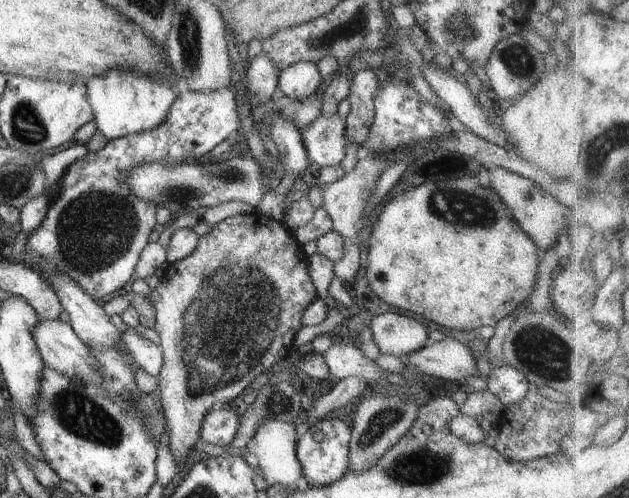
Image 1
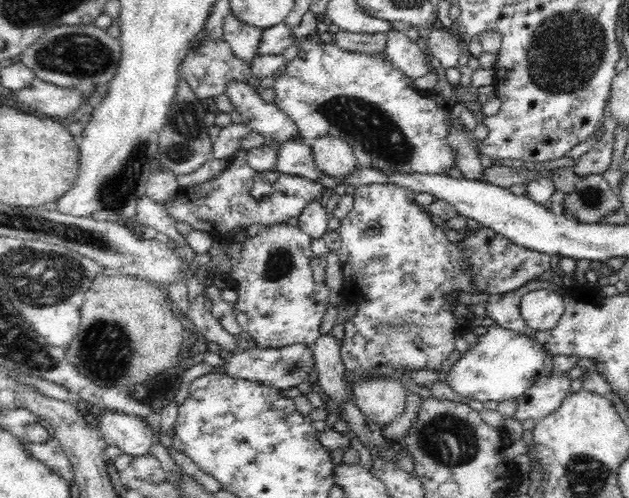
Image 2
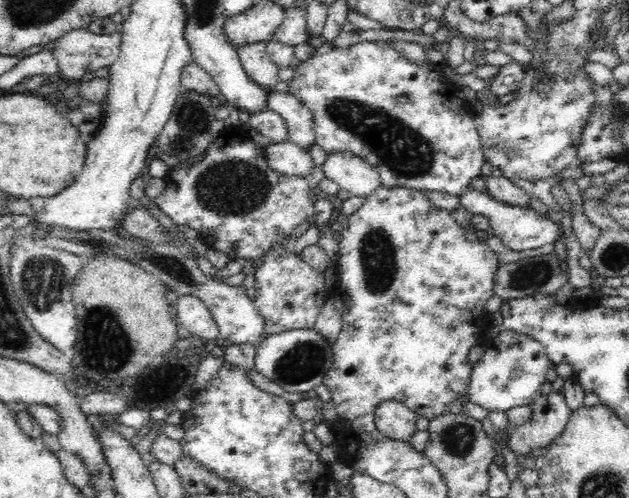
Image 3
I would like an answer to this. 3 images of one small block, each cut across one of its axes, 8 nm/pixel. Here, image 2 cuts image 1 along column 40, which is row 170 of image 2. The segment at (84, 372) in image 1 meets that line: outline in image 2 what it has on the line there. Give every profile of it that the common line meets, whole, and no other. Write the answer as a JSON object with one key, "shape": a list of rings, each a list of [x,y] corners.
{"shape":[[[330,136],[308,141],[320,172],[336,178],[352,177],[359,168],[353,149],[344,140]]]}

